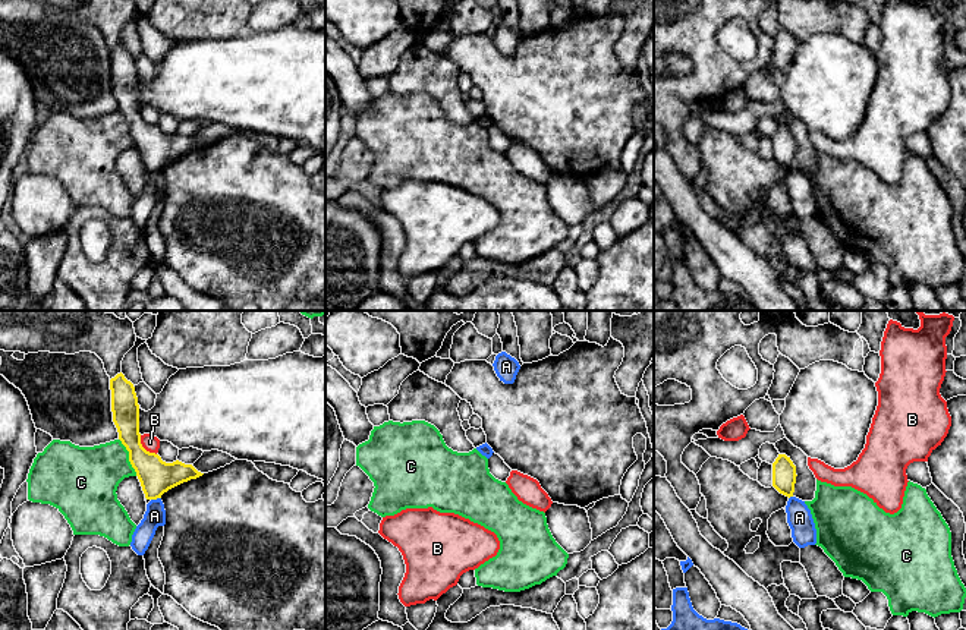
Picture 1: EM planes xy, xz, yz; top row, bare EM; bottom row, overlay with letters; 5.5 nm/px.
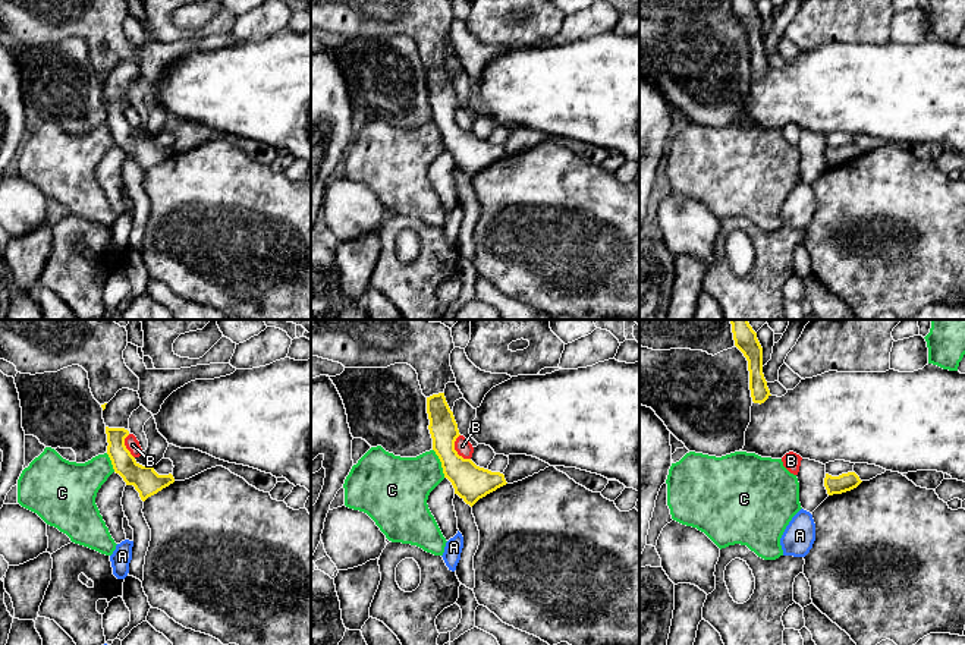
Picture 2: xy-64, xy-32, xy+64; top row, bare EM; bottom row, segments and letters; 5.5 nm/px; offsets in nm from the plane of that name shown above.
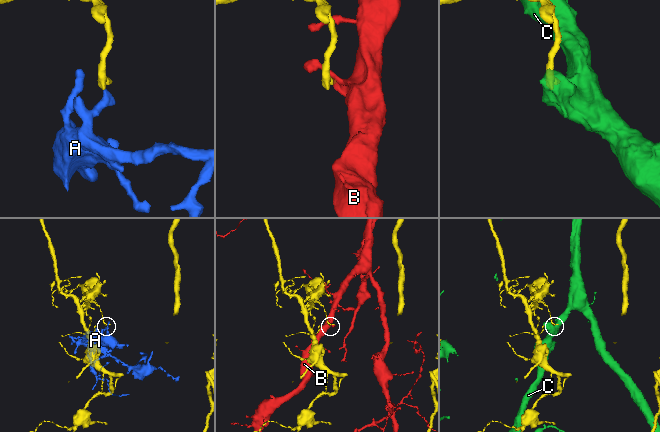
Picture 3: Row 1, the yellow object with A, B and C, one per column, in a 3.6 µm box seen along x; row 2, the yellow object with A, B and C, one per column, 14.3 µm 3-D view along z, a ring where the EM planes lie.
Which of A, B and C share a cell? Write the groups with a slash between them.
A / B / C

